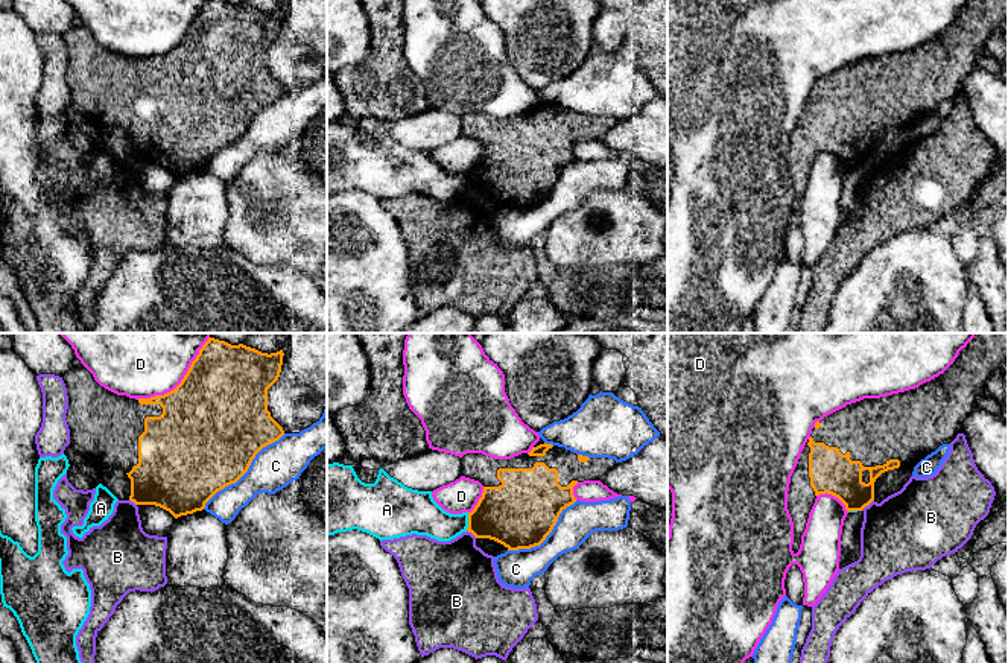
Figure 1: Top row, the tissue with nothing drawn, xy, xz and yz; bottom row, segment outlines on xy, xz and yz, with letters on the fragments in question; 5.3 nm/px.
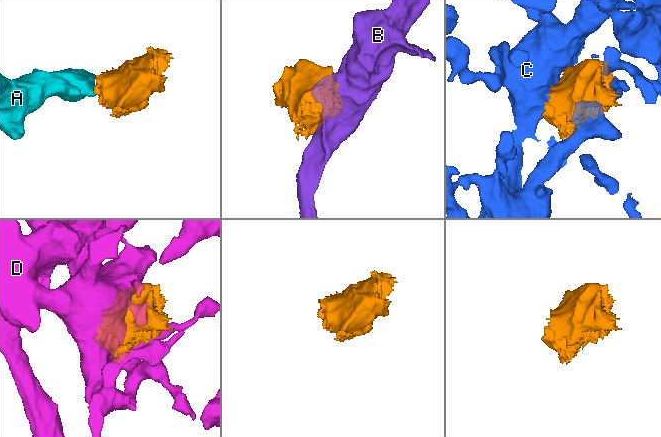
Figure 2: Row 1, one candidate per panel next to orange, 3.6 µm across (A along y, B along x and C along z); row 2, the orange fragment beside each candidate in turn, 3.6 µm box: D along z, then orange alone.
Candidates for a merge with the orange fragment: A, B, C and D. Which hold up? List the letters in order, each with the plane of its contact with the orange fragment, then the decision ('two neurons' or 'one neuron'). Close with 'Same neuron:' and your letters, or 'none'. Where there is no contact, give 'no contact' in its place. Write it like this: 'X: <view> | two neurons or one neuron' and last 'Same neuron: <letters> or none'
A: xz | two neurons
B: yz | two neurons
C: xy | two neurons
D: xy | two neurons
Same neuron: none

